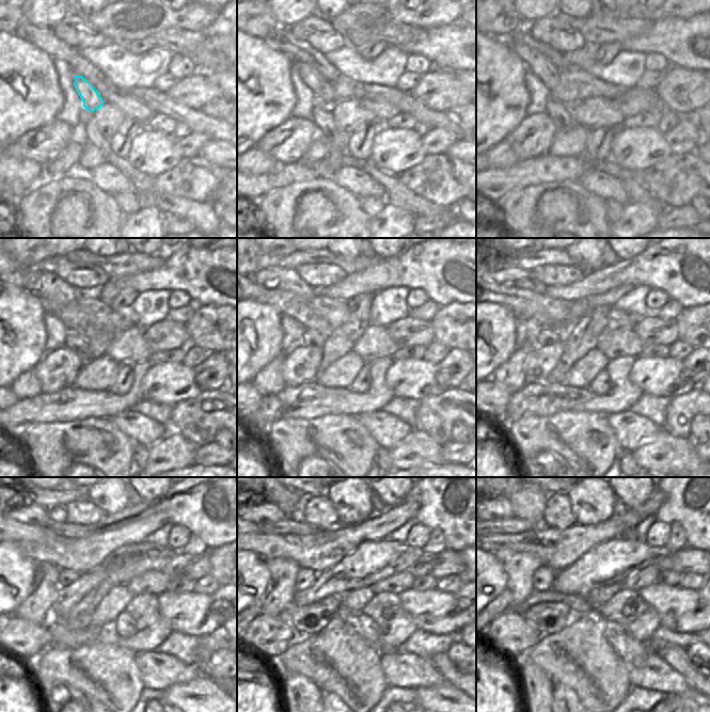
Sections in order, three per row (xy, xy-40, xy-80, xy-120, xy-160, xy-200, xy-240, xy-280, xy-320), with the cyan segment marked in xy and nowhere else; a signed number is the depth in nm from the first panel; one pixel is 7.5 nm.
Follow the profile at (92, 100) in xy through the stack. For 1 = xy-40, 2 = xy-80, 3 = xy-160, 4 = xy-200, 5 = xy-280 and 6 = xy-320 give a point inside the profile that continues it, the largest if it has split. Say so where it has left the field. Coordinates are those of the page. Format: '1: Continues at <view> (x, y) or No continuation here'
1: Continues at xy-40 (318, 84)
2: Continues at xy-80 (533, 60)
3: Continues at xy-160 (274, 278)
4: Continues at xy-200 (513, 277)
5: Continues at xy-280 (258, 511)
6: Continues at xy-320 (498, 506).

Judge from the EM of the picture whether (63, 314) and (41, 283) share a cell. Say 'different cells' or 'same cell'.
different cells

